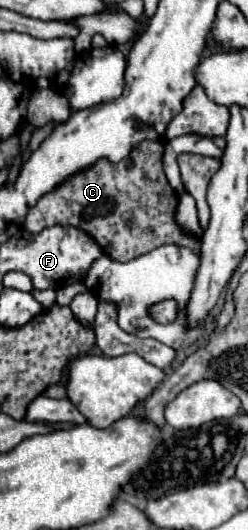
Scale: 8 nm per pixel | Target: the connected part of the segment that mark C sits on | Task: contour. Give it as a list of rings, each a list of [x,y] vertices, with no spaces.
[[[143,140],[117,164],[101,158],[93,166],[75,172],[55,190],[41,196],[35,206],[29,206],[23,222],[25,230],[39,234],[41,230],[57,224],[75,226],[87,232],[99,244],[103,254],[119,262],[129,262],[131,258],[163,244],[177,244],[199,252],[199,238],[187,234],[175,222],[179,198],[165,178],[163,150],[163,142]]]

